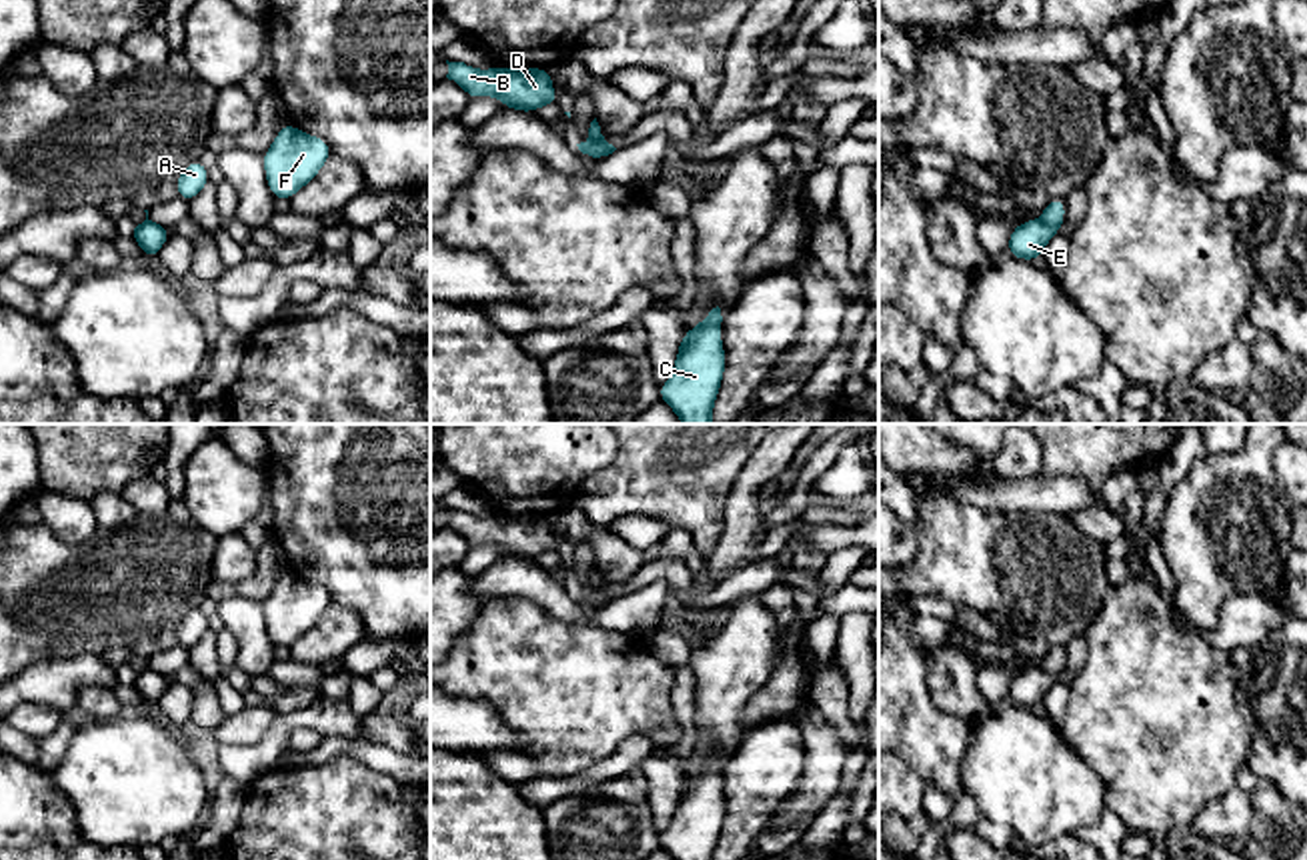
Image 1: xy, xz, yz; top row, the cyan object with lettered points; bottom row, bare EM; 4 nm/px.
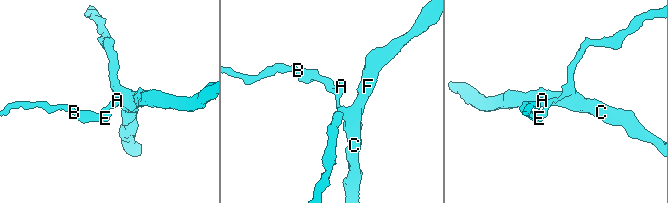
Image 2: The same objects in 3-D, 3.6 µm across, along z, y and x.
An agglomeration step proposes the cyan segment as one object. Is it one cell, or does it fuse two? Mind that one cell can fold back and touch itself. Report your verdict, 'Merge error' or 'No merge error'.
Merge error

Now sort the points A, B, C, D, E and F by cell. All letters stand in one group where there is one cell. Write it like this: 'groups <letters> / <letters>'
groups A C F / B D E

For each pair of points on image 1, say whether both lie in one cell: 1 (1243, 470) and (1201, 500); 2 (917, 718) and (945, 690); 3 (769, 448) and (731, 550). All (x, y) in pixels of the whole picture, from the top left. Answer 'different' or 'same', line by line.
1: same
2: different
3: same

